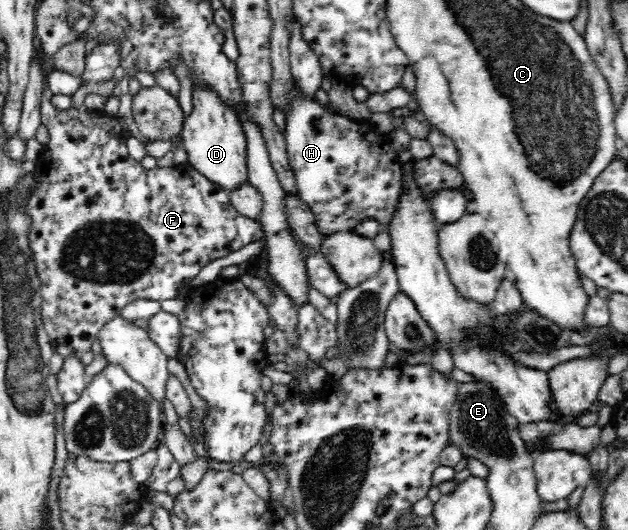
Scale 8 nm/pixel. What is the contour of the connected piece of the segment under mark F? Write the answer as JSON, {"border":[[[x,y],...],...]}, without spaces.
{"border":[[[43,95],[39,104],[40,124],[42,124],[42,127],[46,127],[49,141],[44,145],[40,159],[35,162],[33,180],[36,187],[31,191],[27,200],[28,205],[25,207],[26,217],[30,218],[30,233],[26,233],[26,240],[28,240],[28,246],[30,246],[30,253],[34,254],[34,266],[37,267],[38,278],[41,279],[43,287],[40,290],[41,317],[46,333],[49,334],[54,346],[68,345],[79,354],[90,351],[92,342],[96,339],[96,336],[99,336],[96,334],[100,333],[101,327],[107,321],[118,316],[122,306],[137,299],[150,299],[159,302],[164,299],[174,299],[176,290],[182,286],[189,287],[190,281],[198,275],[206,263],[210,263],[218,257],[226,257],[249,243],[263,239],[264,233],[261,223],[238,214],[238,211],[232,206],[230,192],[222,189],[220,185],[216,185],[197,171],[194,171],[196,185],[192,185],[192,179],[190,179],[188,171],[176,171],[176,167],[156,167],[146,170],[142,168],[140,161],[130,158],[128,148],[126,148],[128,134],[122,129],[122,122],[118,119],[118,116],[110,117],[94,111],[80,112],[73,108],[67,110],[56,108]]]}

